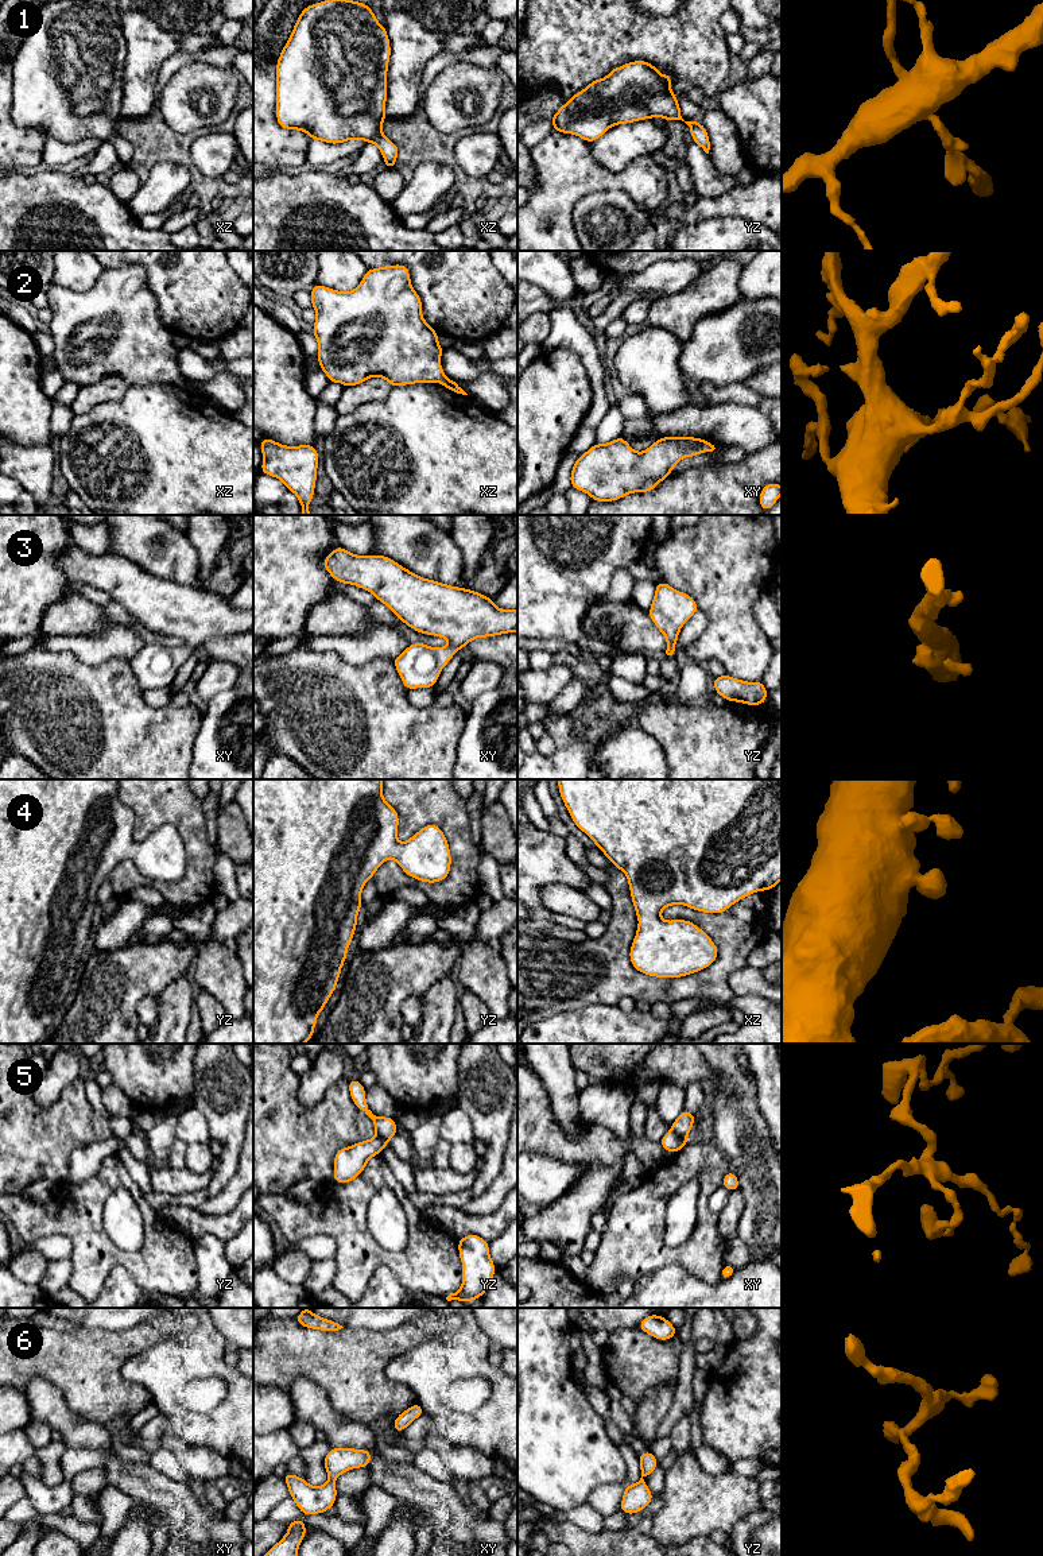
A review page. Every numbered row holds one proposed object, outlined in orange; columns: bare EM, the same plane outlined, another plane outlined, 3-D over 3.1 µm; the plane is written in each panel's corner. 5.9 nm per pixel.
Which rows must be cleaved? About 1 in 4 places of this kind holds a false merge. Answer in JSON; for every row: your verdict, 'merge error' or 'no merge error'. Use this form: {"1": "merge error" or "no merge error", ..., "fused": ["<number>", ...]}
{"1": "no merge error", "2": "no merge error", "3": "no merge error", "4": "no merge error", "5": "merge error", "6": "no merge error", "fused": ["5"]}

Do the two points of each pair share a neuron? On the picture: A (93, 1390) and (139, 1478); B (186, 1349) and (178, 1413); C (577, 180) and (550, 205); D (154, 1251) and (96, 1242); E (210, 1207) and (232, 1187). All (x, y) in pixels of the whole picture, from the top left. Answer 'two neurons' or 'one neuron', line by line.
A: two neurons
B: one neuron
C: one neuron
D: one neuron
E: one neuron

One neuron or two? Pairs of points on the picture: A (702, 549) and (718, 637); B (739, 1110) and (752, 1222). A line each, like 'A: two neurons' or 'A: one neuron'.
A: one neuron
B: one neuron

